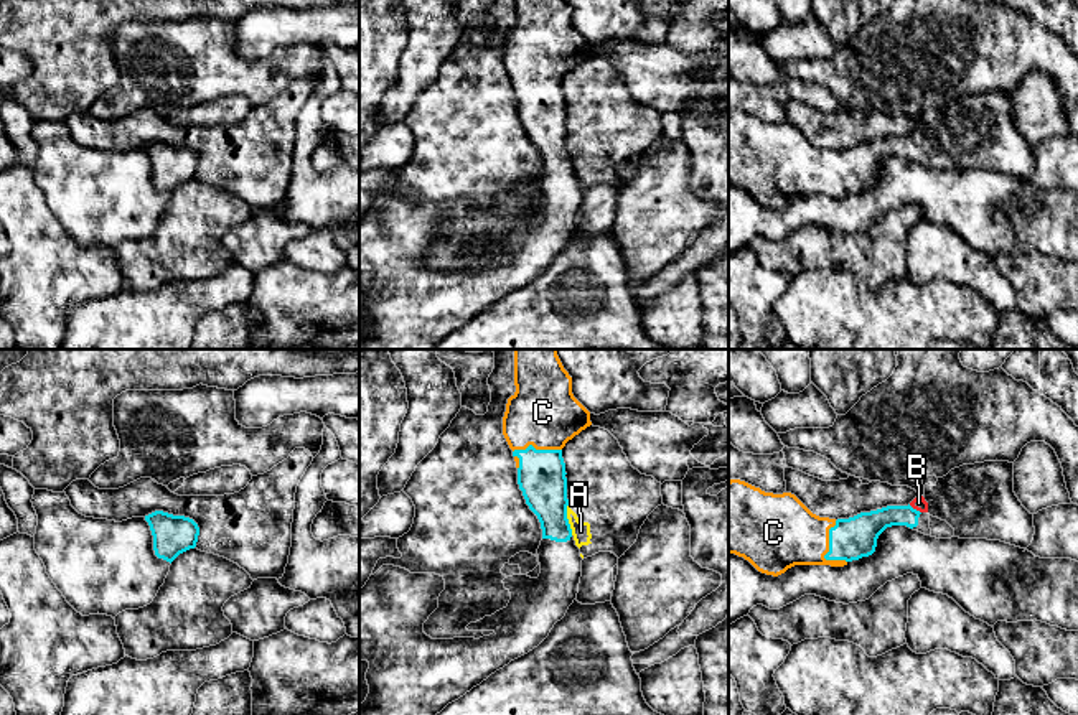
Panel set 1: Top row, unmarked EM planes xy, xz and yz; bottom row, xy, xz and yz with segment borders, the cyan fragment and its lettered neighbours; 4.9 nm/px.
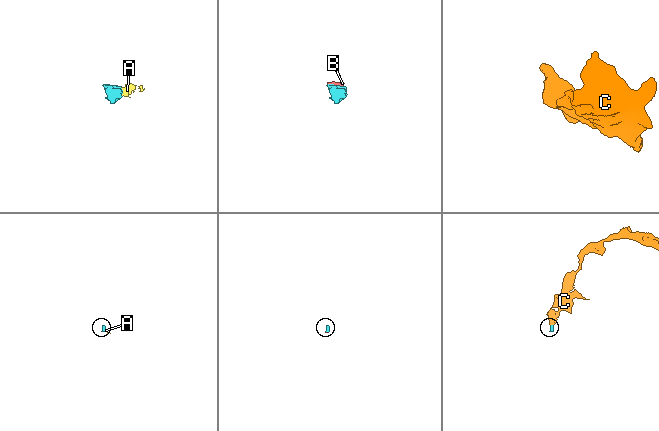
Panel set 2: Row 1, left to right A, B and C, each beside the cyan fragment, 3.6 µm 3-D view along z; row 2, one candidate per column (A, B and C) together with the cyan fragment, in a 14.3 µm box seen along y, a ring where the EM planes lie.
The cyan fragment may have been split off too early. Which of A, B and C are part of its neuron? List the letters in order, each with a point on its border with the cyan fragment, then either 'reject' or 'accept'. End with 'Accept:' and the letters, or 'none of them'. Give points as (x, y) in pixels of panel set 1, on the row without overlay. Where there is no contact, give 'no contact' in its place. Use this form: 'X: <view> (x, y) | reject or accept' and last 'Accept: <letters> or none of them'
A: xz (567, 150) | reject
B: yz (915, 140) | accept
C: yz (829, 182) | accept
Accept: B, C

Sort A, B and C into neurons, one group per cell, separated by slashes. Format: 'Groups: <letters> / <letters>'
Groups: A / B C

